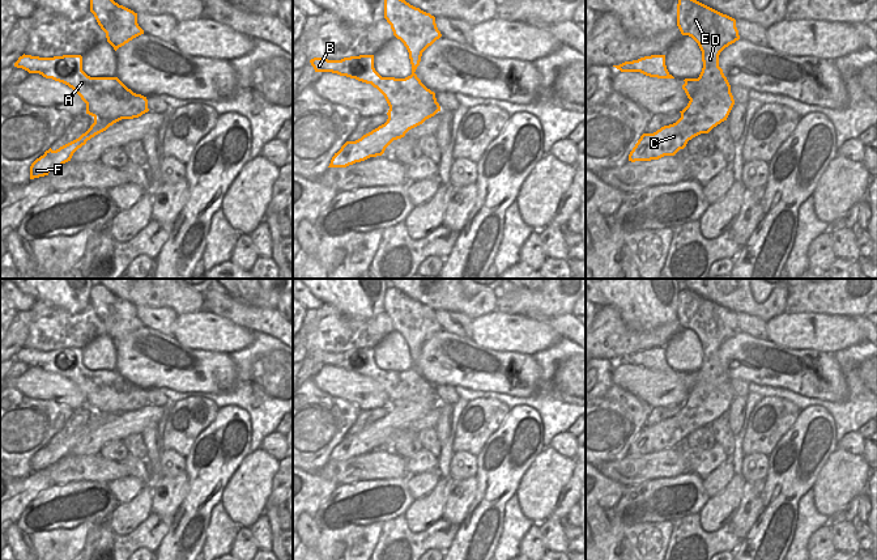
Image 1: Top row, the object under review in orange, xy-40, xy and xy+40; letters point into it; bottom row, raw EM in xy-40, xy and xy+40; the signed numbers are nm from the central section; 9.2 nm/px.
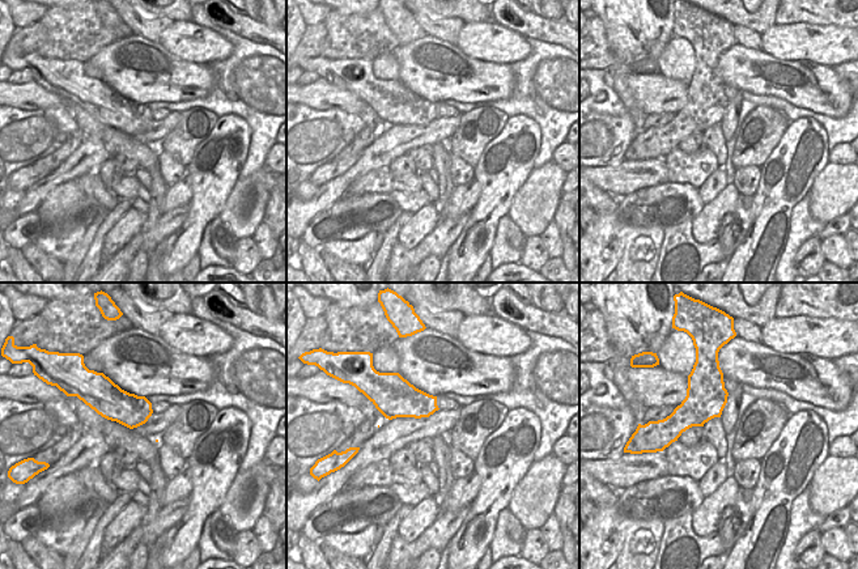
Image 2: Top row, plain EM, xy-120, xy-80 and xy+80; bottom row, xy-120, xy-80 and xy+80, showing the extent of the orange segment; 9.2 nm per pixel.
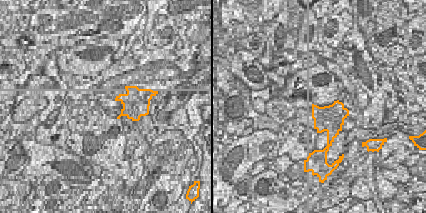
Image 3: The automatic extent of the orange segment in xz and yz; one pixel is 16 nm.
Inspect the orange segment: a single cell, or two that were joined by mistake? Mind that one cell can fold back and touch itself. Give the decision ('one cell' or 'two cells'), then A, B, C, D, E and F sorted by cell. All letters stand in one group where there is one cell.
two cells; A B D E / C F

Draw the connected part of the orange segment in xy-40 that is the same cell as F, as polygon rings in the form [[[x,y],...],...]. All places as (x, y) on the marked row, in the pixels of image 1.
[[[94,119],[94,123],[90,128],[82,133],[78,139],[60,147],[56,150],[51,148],[44,152],[43,156],[37,158],[30,166],[30,179],[48,175],[50,171],[58,169],[63,164],[71,161],[73,153],[86,144],[88,140],[94,137],[95,135],[106,131],[110,126],[116,123],[118,120],[99,120]]]

